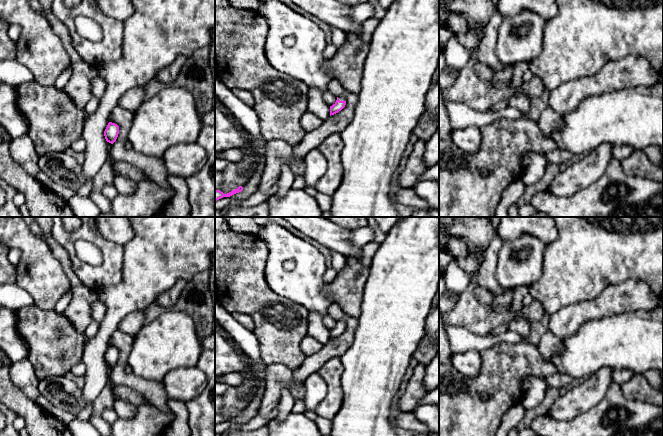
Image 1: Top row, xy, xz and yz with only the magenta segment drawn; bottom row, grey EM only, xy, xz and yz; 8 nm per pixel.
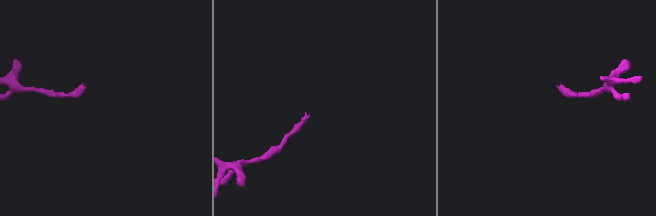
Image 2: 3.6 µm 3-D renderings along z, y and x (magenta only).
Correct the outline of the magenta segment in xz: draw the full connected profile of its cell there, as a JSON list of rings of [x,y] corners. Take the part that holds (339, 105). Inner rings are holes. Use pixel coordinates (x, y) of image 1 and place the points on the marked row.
[[[342,94],[340,97],[337,97],[336,102],[330,106],[330,116],[341,111],[346,105],[346,95]]]

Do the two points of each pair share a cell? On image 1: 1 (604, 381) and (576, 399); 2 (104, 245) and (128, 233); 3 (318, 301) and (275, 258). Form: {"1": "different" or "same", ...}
{"1": "same", "2": "different", "3": "same"}

